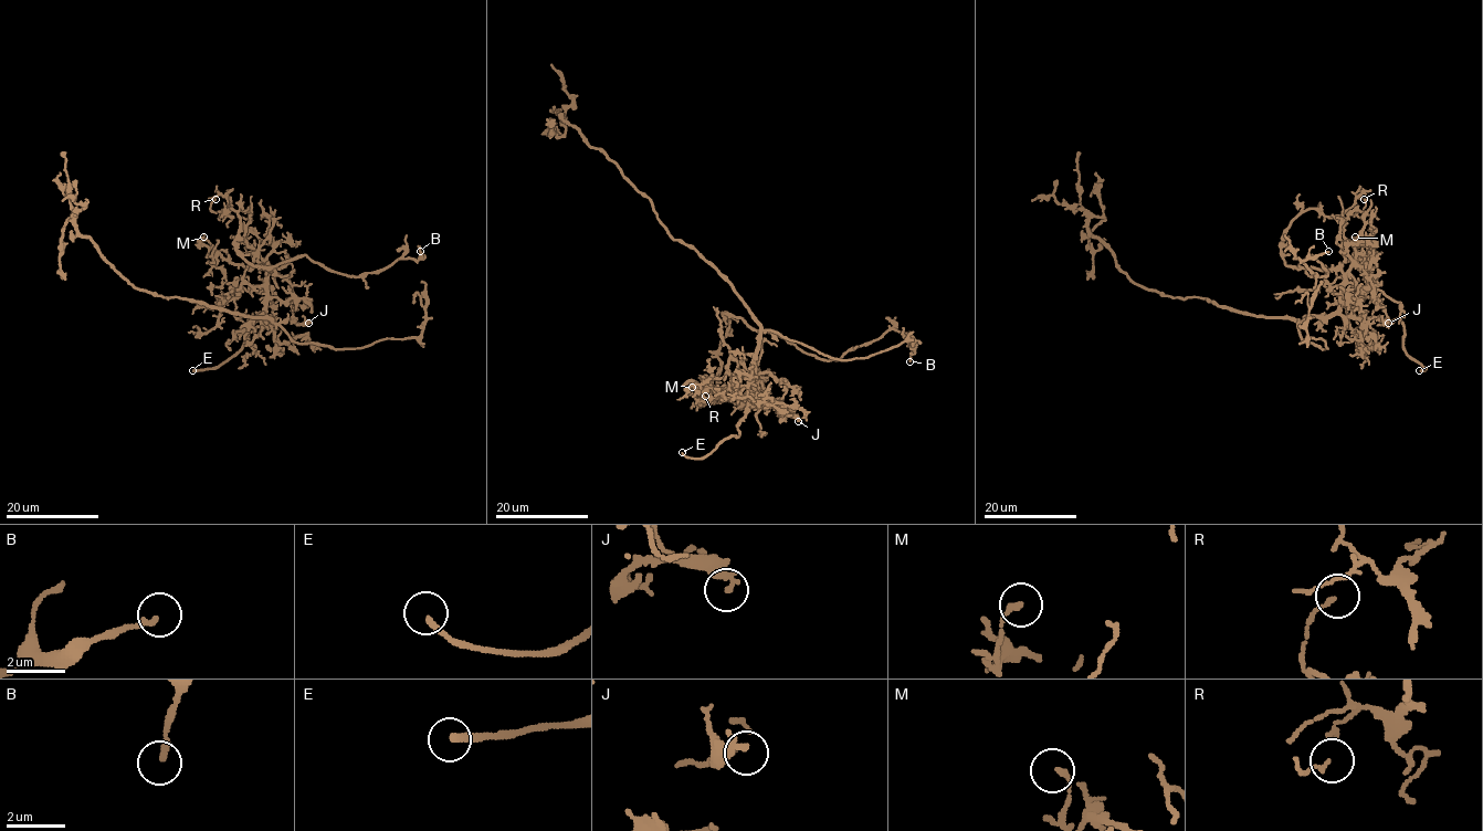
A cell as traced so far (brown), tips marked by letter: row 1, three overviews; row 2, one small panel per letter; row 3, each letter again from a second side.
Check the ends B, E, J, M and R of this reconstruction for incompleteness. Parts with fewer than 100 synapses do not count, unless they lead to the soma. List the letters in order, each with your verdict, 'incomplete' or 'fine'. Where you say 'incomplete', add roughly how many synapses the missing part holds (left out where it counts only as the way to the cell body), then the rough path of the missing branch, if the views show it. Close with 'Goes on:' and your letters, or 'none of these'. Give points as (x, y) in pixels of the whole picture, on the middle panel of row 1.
B: fine
E: incomplete | (682, 452), (674, 435), (631, 440), (559, 486), (542, 490), (559, 496), (595, 493), (621, 501), (628, 512)
J: fine
M: fine
R: fine
Goes on: E

